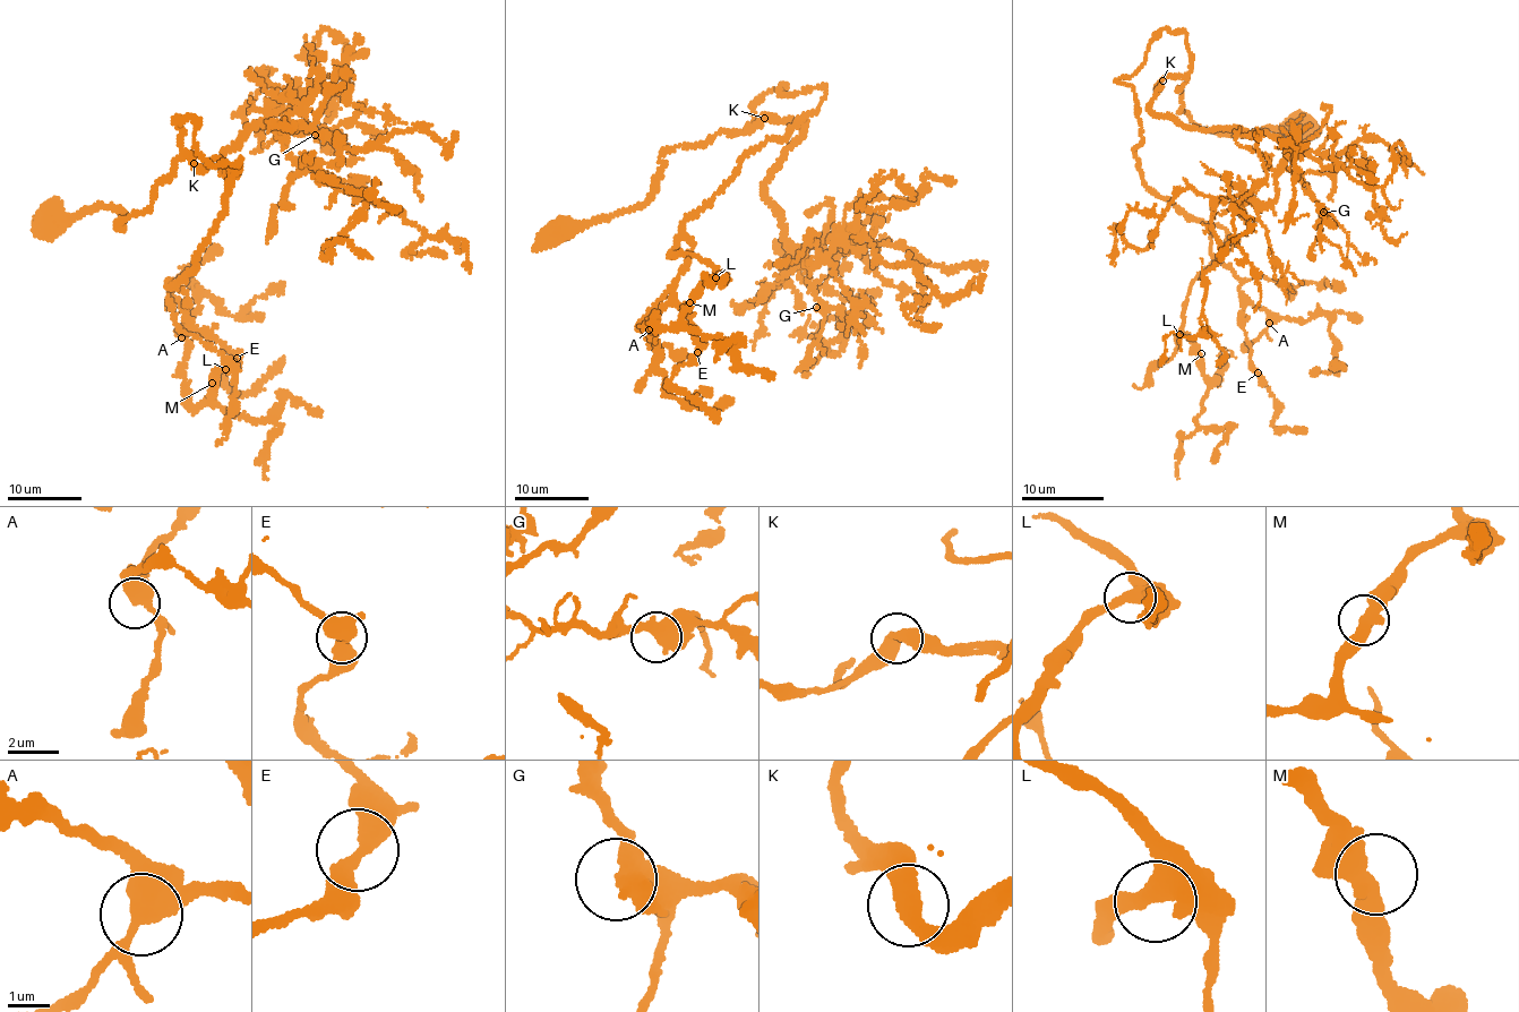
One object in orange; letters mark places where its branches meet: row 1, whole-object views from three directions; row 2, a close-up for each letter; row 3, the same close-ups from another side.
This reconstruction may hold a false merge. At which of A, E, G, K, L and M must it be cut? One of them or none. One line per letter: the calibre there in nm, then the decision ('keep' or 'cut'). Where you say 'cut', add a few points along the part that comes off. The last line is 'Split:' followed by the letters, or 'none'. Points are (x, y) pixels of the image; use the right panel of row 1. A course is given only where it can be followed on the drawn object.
A: 480 nm thick; keep
E: 400 nm thick; keep
G: 440 nm thick; keep
K: 400 nm thick; keep
L: 480 nm thick; keep
M: 480 nm thick; keep
Split: none

